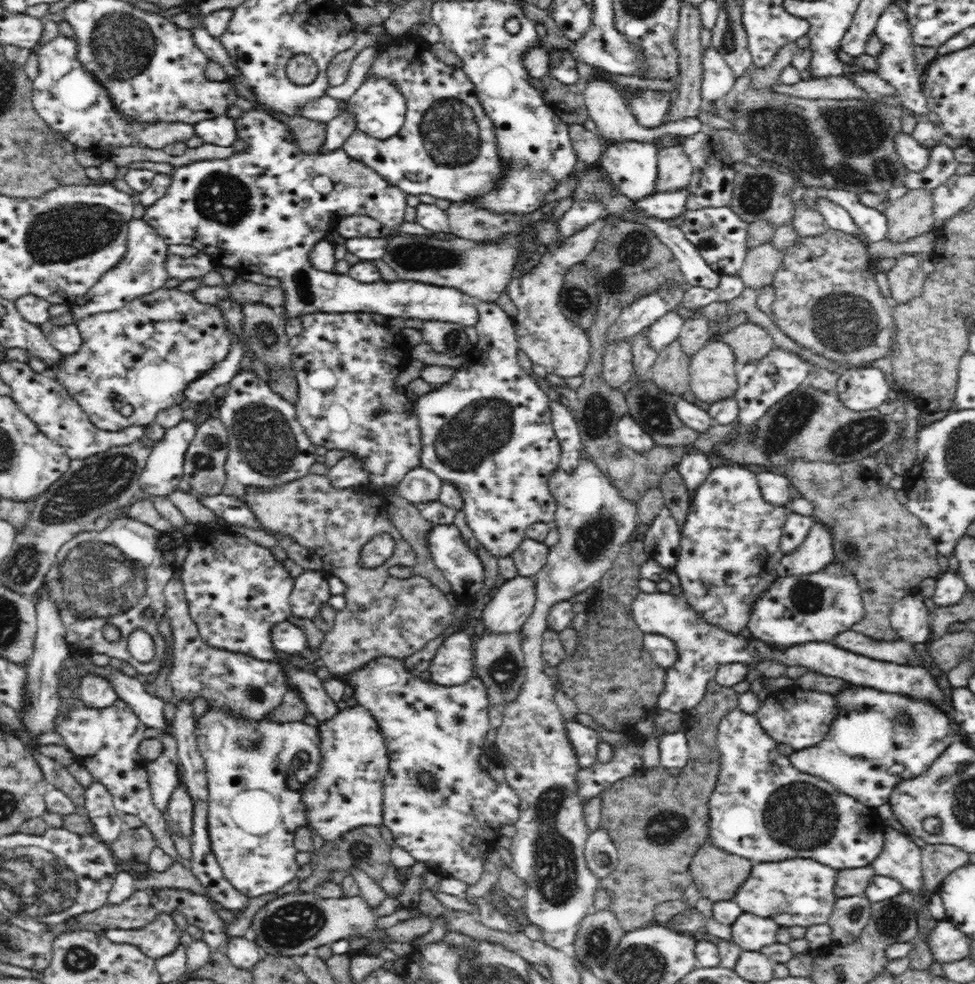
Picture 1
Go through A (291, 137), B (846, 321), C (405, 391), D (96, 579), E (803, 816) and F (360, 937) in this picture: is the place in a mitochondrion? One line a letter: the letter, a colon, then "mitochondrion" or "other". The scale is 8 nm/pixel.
A: other
B: mitochondrion
C: other
D: mitochondrion
E: mitochondrion
F: other

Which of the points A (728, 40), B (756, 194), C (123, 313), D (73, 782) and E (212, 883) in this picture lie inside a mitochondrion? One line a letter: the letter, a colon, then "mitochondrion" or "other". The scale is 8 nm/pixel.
A: mitochondrion
B: mitochondrion
C: other
D: other
E: other

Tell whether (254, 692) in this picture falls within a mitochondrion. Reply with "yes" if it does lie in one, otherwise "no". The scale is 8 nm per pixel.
yes

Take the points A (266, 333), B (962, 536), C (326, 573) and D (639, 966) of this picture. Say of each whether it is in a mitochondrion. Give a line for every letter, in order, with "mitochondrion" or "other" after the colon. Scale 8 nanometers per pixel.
A: mitochondrion
B: other
C: other
D: mitochondrion

